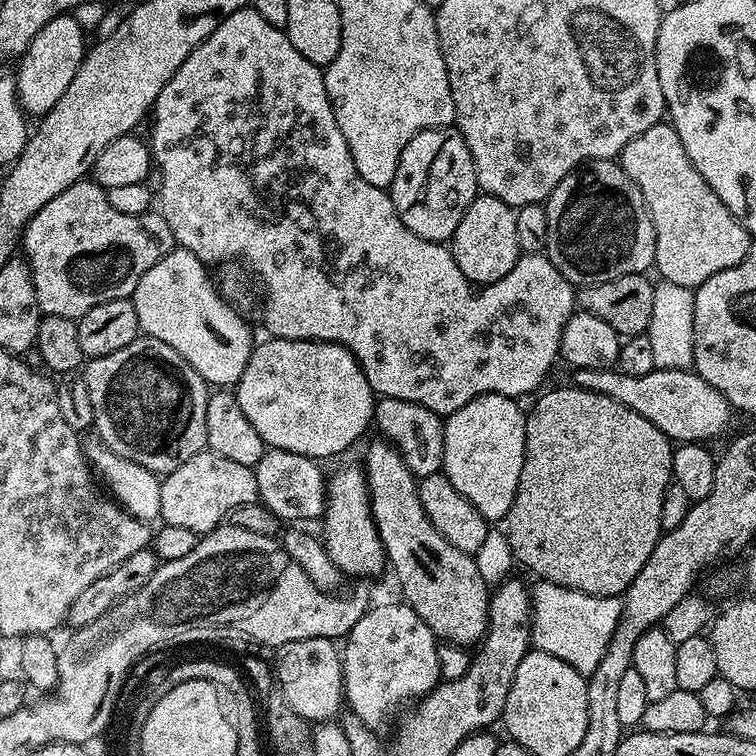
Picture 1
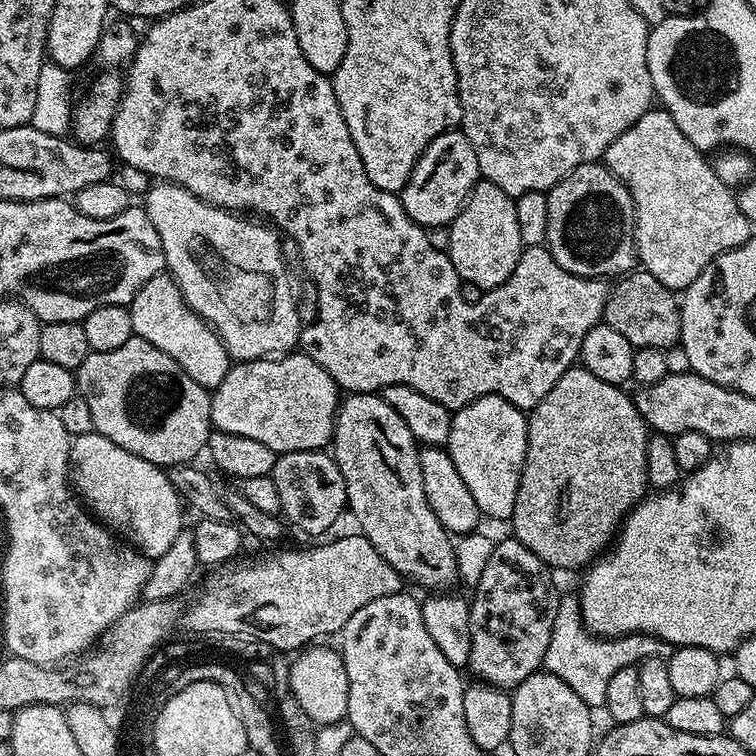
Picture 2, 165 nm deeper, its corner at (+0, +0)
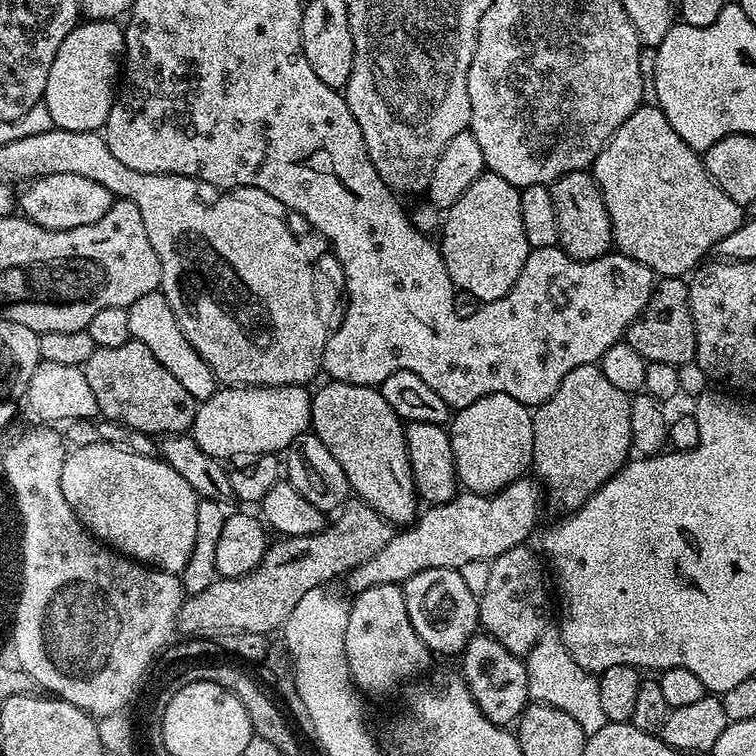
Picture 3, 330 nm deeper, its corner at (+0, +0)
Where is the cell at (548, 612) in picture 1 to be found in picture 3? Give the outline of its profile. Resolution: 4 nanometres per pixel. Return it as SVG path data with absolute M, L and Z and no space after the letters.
M549 630L538 638L535 646L528 651L528 698L534 704L549 704L565 714L570 714L578 726L582 726L585 737L598 734L602 726L609 724L602 702L598 702L598 679L593 673L584 671L566 650L559 631Z

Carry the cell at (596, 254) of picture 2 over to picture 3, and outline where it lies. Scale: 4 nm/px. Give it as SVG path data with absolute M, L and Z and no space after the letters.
M591 171L571 172L558 178L550 187L554 198L554 210L558 210L559 247L576 260L593 260L609 255L614 244L612 223L606 210L606 202L596 184L596 177Z

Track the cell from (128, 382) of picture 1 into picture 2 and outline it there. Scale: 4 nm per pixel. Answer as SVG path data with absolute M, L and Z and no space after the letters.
M133 334L126 346L118 346L118 350L105 352L89 352L86 362L75 369L76 391L86 398L90 406L90 414L94 418L94 431L99 436L110 438L114 446L122 446L130 454L142 458L146 462L165 470L175 464L192 464L195 456L208 447L208 437L212 435L212 419L210 406L212 398L209 389L198 386L170 354L162 354L158 346L150 346L140 336Z

